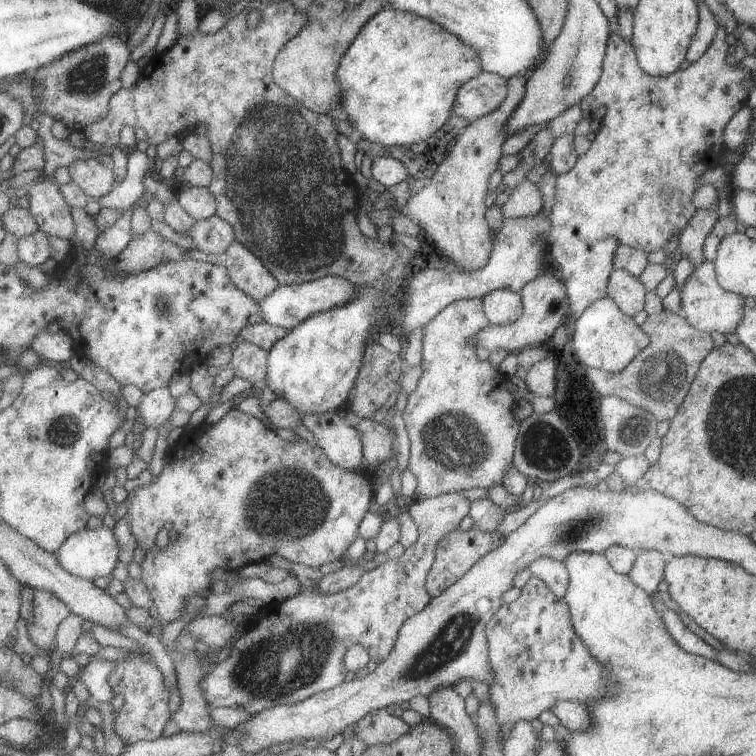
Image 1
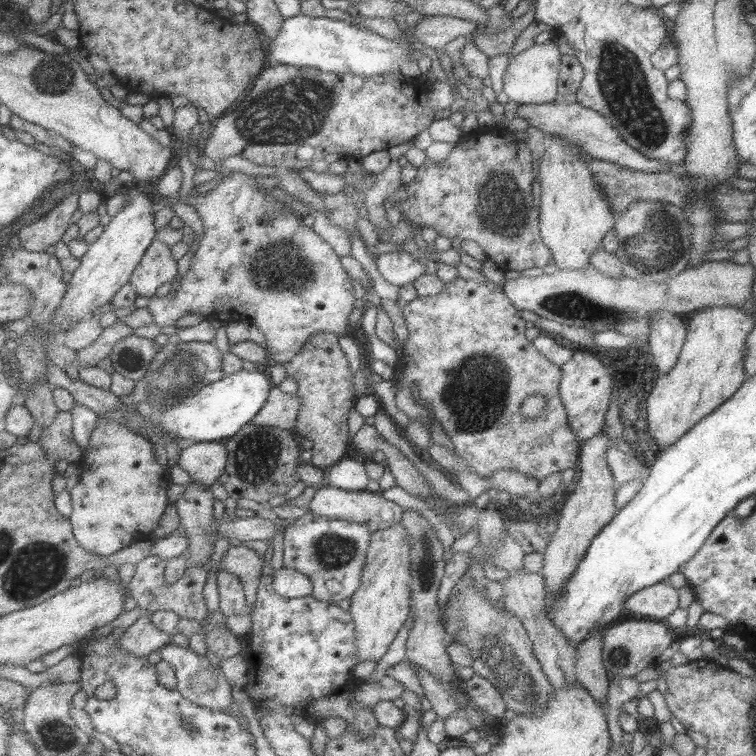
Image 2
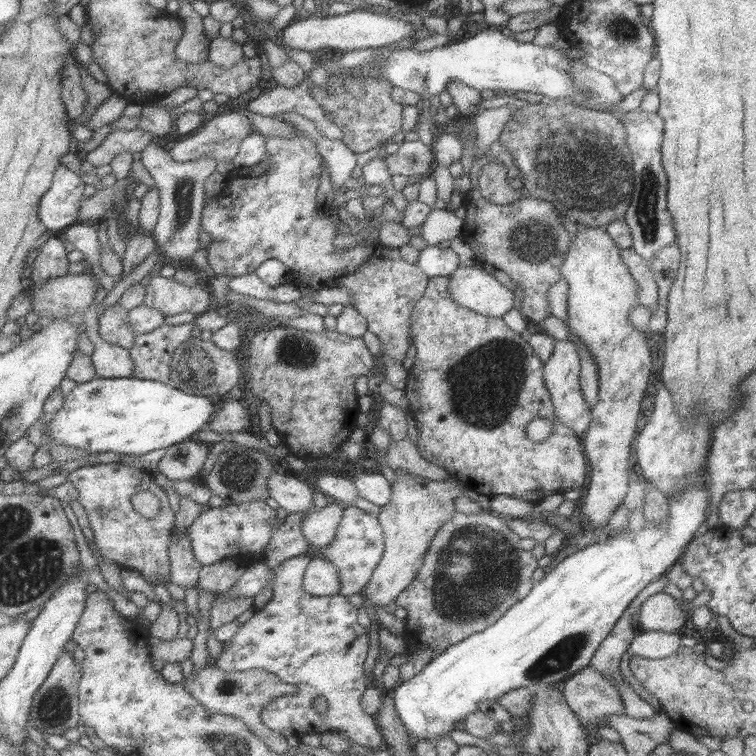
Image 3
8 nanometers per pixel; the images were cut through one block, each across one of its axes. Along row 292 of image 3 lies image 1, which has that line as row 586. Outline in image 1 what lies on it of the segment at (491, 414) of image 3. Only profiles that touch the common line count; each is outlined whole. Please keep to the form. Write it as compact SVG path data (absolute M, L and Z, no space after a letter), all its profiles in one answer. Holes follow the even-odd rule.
M455 528L449 534L445 534L437 546L435 546L435 558L431 568L429 568L428 577L425 580L425 591L429 597L437 597L443 590L446 590L451 584L454 584L469 568L472 568L479 558L495 550L503 543L504 537L493 530L493 532L479 532L477 528L469 528L467 532Z

